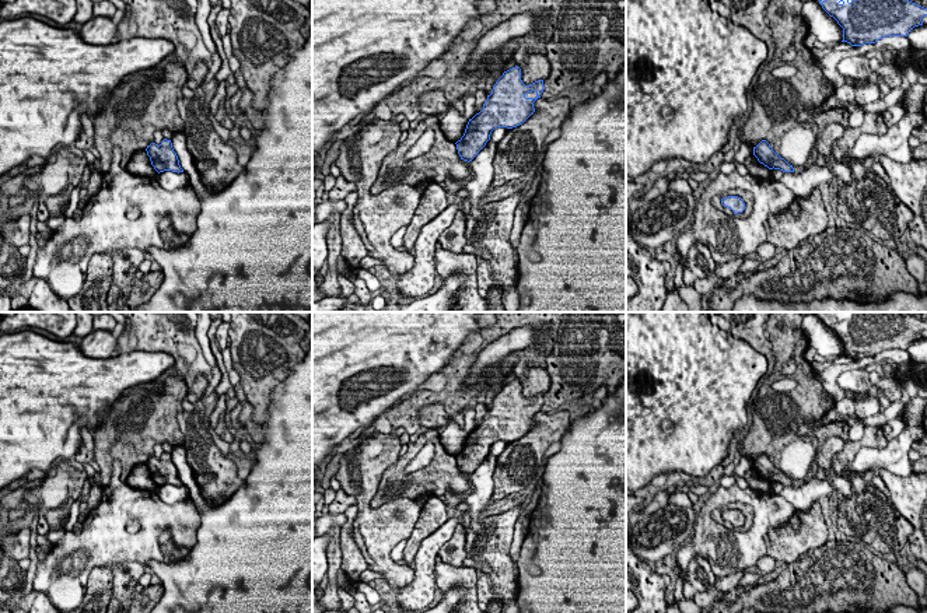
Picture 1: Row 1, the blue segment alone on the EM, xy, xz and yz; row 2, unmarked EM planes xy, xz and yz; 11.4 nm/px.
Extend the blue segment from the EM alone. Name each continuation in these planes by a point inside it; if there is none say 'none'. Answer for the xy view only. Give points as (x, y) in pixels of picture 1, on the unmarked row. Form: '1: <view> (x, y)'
none

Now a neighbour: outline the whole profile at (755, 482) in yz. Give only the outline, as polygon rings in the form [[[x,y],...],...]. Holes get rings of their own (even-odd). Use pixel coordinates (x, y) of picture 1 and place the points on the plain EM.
[[[753,465],[746,470],[745,480],[752,490],[762,493],[767,493],[770,490],[770,483],[758,474]]]

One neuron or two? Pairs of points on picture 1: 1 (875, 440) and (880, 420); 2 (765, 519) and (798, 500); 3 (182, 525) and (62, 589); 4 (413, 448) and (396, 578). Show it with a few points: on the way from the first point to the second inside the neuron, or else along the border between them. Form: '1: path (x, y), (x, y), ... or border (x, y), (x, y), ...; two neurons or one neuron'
1: border (866, 424), (881, 427); two neurons
2: border (779, 494), (796, 508); two neurons
3: path (151, 531), (136, 546), (102, 546), (90, 559); one neuron
4: border (415, 498), (394, 498), (375, 508); two neurons

